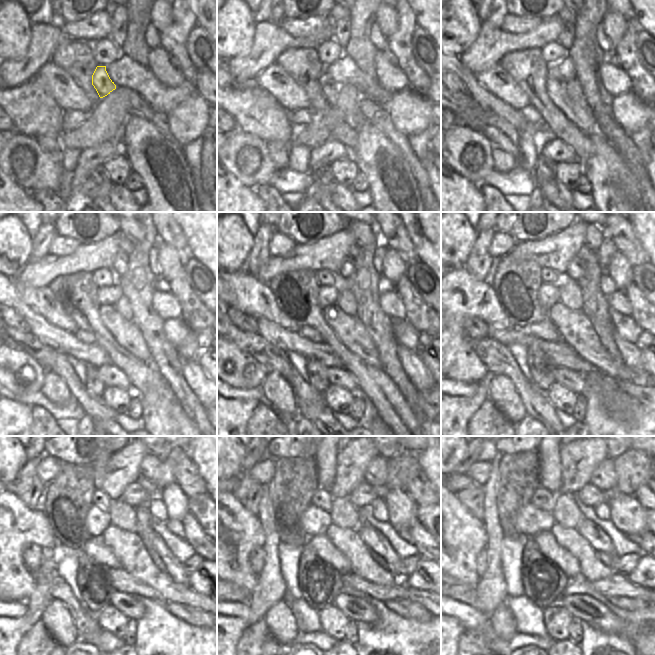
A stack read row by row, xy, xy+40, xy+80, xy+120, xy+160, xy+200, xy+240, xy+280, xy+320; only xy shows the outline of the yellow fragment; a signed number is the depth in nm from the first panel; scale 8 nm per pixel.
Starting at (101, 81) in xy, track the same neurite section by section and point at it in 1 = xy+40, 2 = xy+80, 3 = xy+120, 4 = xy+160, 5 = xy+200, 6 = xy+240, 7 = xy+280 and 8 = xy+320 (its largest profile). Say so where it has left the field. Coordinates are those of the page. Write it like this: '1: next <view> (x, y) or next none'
1: next xy+40 (329, 88)
2: next xy+80 (580, 115)
3: next xy+120 (127, 334)
4: next xy+160 (350, 330)
5: next xy+200 (575, 328)
6: next xy+240 (128, 547)
7: next xy+280 (348, 541)
8: next xy+320 (591, 568)

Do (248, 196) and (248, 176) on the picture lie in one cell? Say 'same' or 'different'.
different

